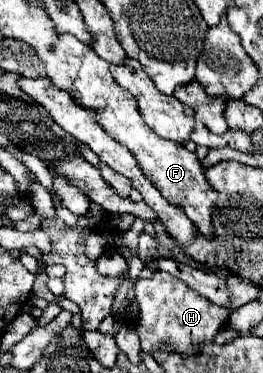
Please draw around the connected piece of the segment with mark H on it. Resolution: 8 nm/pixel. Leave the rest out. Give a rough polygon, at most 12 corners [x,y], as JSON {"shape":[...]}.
{"shape":[[167,272],[141,278],[135,328],[193,356],[213,342],[227,308]]}

